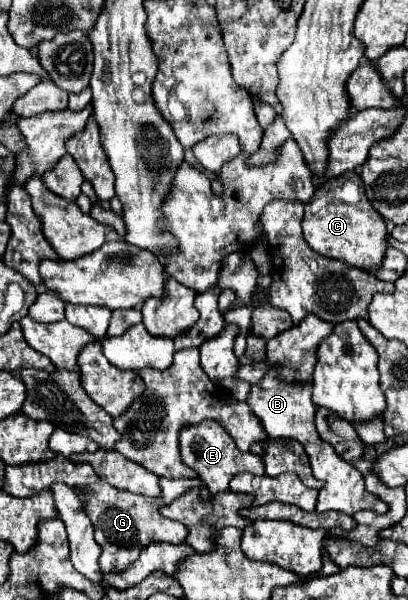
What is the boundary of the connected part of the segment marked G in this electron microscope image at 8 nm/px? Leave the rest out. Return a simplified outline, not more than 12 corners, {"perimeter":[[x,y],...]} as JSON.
{"perimeter":[[78,487],[102,547],[100,575],[122,573],[152,541],[188,529],[162,505],[110,487]]}

